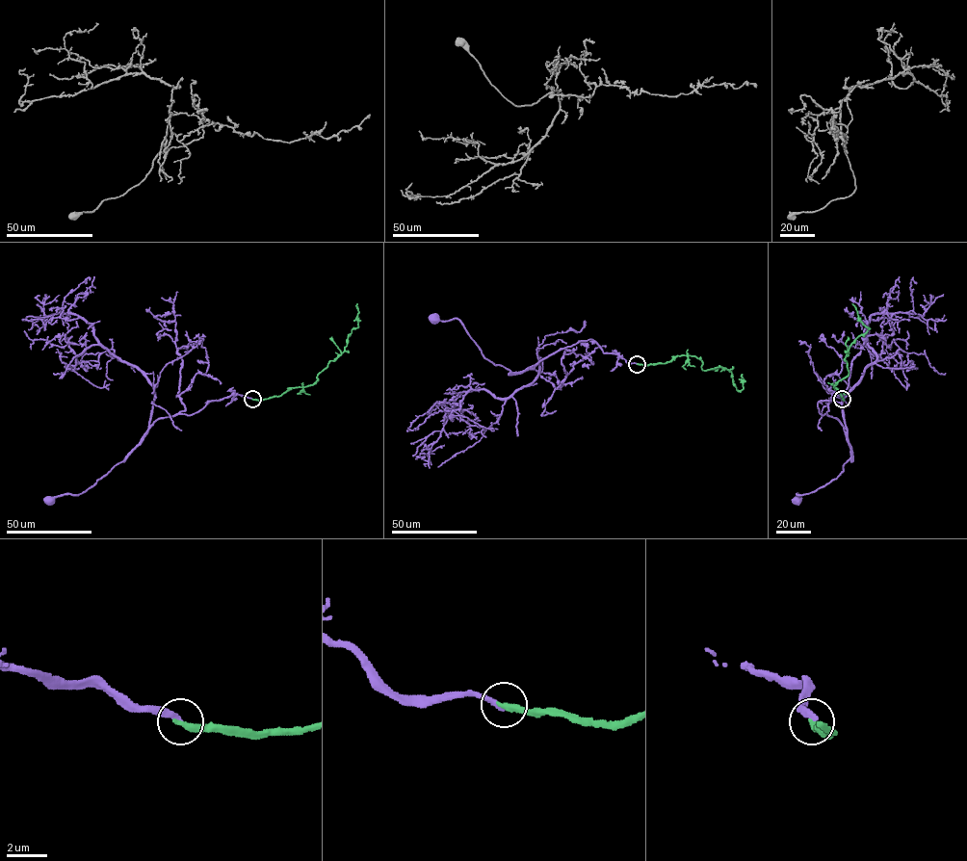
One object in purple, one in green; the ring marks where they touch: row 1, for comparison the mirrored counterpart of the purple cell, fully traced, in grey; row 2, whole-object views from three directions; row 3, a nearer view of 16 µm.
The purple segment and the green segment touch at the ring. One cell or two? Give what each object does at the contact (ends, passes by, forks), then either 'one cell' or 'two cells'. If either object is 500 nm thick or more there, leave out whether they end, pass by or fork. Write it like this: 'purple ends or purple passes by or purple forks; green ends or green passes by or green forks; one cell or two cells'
purple ends; green ends; one cell

